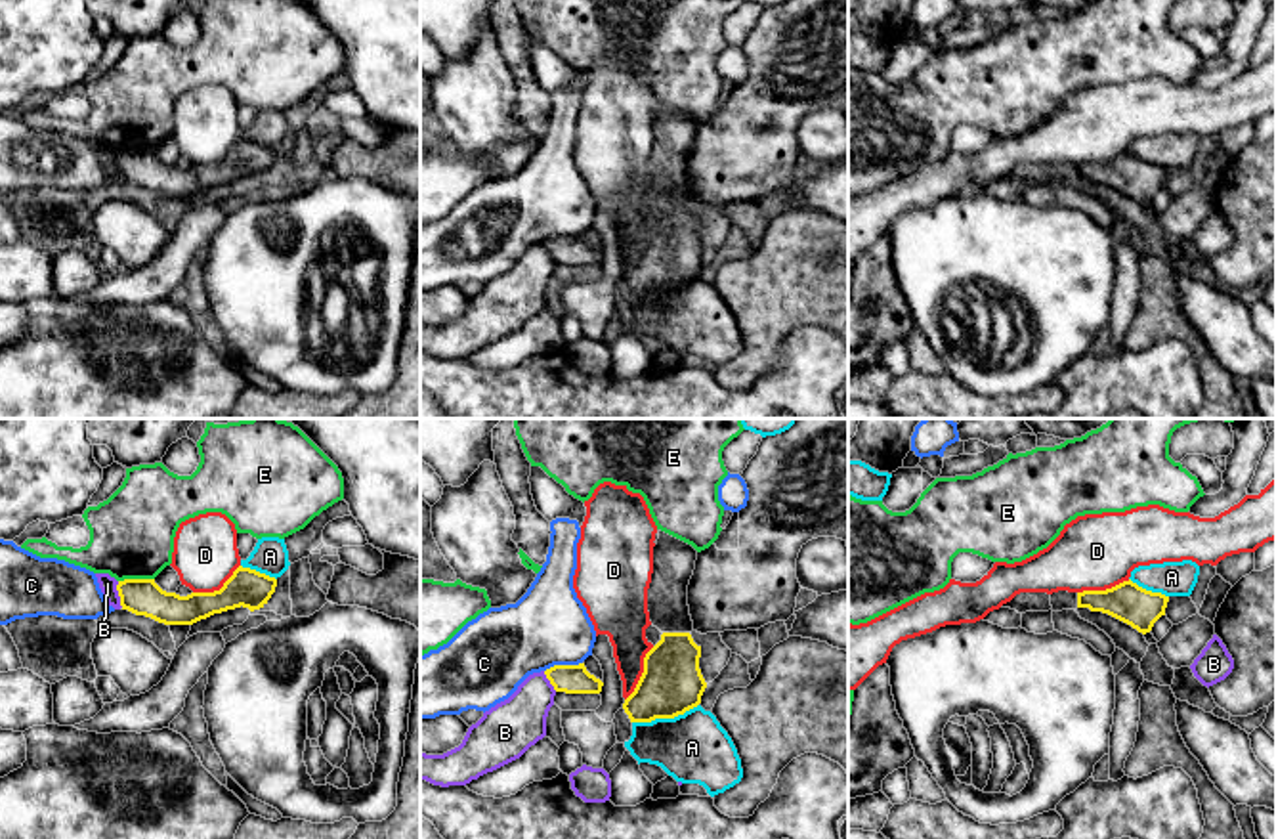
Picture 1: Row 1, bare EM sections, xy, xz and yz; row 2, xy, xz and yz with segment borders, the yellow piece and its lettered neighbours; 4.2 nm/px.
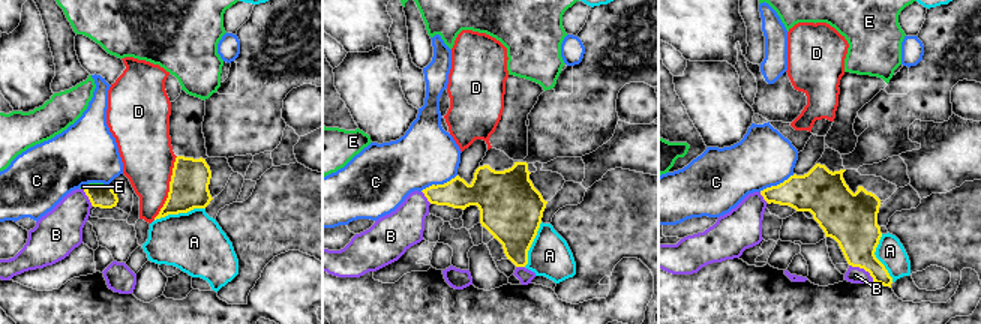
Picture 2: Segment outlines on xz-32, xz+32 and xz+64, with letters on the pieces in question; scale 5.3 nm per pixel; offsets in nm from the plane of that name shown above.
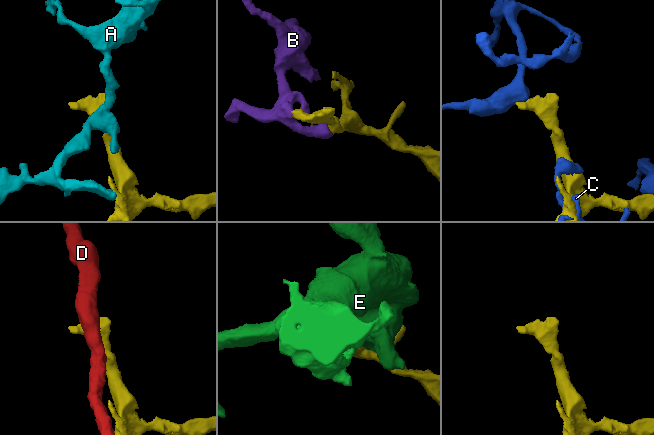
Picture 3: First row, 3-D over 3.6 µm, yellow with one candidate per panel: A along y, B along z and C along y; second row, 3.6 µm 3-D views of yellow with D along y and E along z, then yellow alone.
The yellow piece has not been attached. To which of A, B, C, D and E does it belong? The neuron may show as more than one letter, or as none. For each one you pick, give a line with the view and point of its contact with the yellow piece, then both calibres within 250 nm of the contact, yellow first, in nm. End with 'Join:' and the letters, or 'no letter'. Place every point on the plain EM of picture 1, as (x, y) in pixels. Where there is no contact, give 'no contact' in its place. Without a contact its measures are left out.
Join: no letter

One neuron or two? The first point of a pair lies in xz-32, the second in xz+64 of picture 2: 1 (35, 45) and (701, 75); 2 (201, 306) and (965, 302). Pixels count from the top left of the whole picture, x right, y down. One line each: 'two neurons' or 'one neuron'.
1: one neuron
2: one neuron

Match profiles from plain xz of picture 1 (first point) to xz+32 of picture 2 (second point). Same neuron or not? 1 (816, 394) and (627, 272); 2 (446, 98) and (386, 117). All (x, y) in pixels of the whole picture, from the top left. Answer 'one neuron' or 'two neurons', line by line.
1: one neuron
2: one neuron

